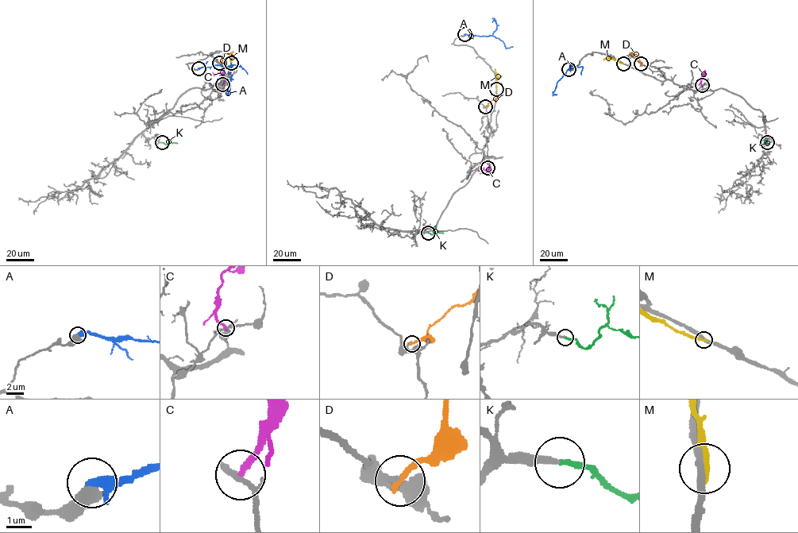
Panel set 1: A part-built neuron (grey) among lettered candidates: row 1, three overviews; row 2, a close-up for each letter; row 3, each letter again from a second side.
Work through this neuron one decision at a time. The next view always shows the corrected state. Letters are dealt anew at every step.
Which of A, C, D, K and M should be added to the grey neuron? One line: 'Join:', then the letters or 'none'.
Join: K

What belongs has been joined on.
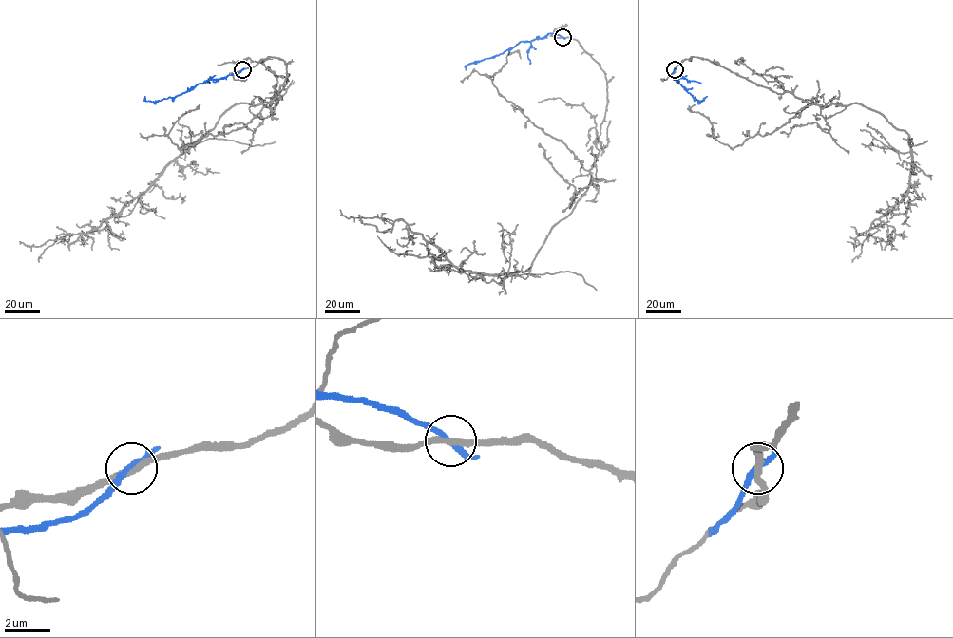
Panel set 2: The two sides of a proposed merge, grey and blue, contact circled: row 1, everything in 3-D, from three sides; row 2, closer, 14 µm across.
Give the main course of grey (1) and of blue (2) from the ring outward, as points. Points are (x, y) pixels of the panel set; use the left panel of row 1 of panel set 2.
1: (242, 69), (269, 57), (286, 64), (268, 107), (235, 103), (88, 232), (39, 246), (19, 241)
2: (242, 69), (219, 79), (207, 80), (173, 97), (155, 102), (145, 101), (144, 96)

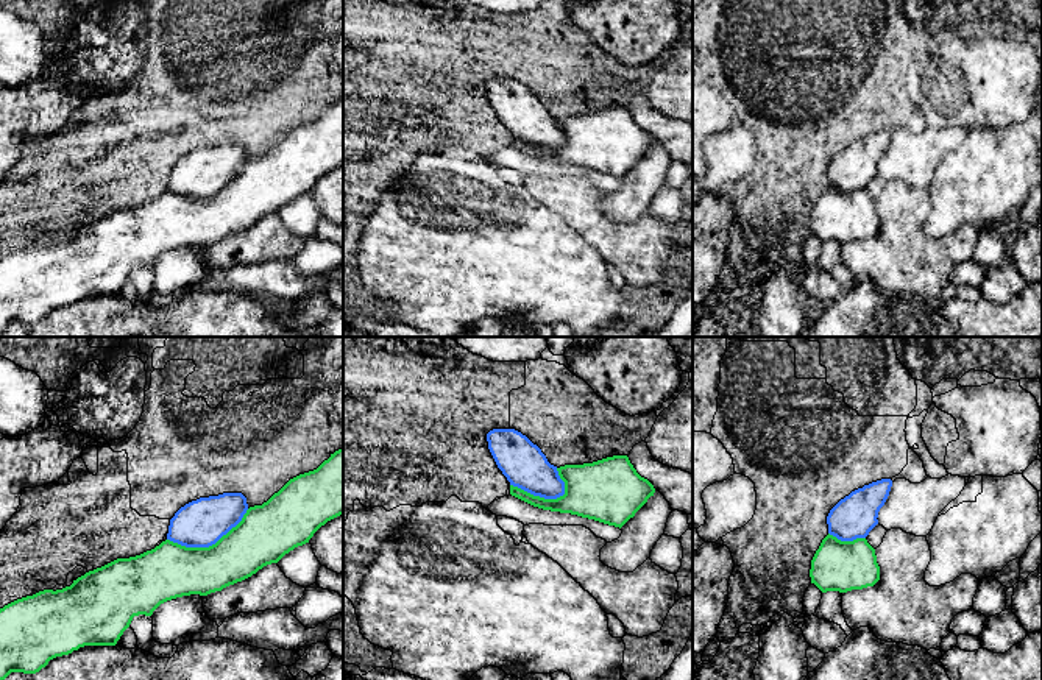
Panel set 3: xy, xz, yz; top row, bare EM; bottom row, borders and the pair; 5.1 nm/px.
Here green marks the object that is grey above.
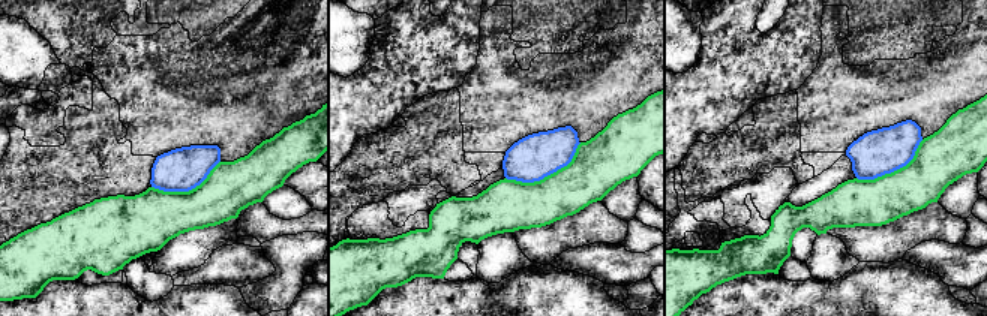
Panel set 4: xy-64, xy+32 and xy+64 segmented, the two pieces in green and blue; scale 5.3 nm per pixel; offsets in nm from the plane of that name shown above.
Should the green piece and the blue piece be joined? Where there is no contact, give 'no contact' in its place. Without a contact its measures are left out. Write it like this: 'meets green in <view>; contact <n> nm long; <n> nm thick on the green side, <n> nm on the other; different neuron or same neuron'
meets green in xy; contact 460 nm long; 280 nm thick on the green side, 240 nm on the other; different neuron

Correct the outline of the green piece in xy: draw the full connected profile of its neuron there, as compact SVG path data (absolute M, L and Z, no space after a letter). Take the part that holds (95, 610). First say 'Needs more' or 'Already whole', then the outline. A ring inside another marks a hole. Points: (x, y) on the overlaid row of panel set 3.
Already whole. M343 448L331 454L317 469L290 479L262 505L246 510L242 521L209 547L186 547L170 540L151 551L129 558L117 558L86 572L62 590L44 590L0 608L0 680L11 672L36 674L50 660L69 655L84 646L115 646L134 616L151 616L164 602L215 591L242 582L267 565L278 563L285 554L309 543L328 521L343 515Z

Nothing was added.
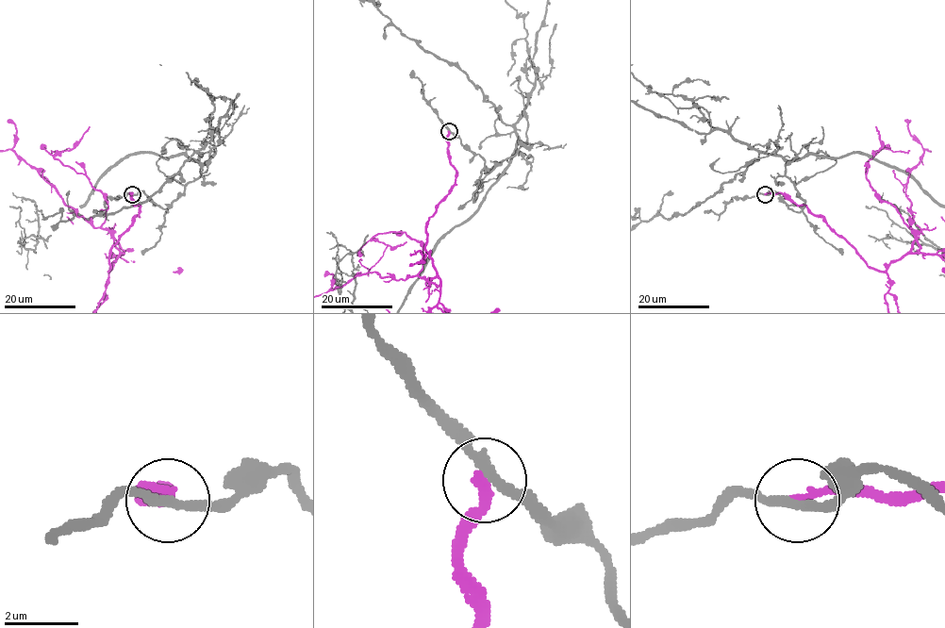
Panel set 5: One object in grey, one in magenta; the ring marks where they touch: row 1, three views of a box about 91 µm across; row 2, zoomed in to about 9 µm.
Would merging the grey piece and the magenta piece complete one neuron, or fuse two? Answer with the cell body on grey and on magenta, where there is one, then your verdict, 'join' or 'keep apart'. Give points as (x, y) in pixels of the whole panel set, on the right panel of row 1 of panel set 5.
no cell body on grey; no cell body on magenta; keep apart

